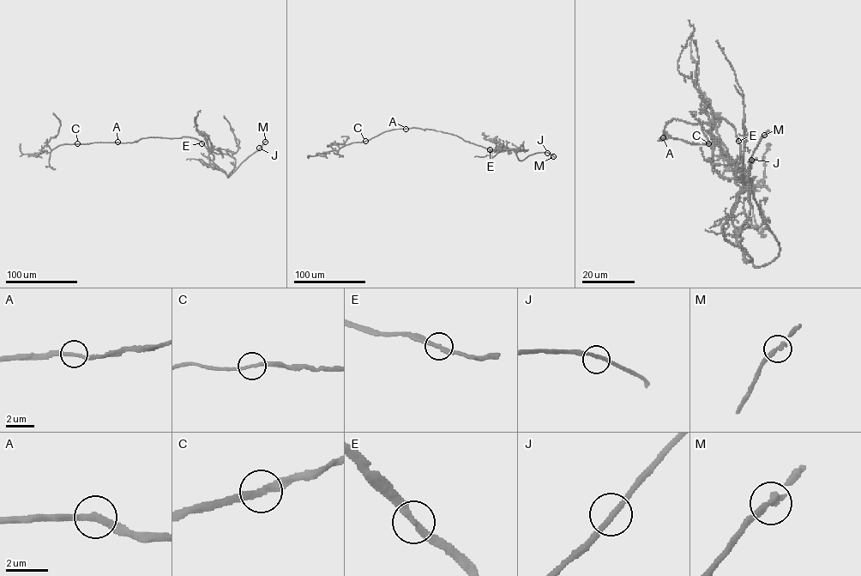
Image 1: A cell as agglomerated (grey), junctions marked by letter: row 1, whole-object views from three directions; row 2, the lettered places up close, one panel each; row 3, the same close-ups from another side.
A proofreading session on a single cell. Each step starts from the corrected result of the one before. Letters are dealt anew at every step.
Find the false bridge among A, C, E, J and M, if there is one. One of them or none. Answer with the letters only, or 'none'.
none

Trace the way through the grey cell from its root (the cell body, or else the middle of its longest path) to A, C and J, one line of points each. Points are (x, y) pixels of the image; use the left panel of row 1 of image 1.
A: (163, 137), (117, 142)
C: (163, 137), (141, 138), (132, 142), (77, 143)
J: (163, 137), (198, 139), (209, 151), (209, 161), (224, 170), (228, 178), (259, 148)

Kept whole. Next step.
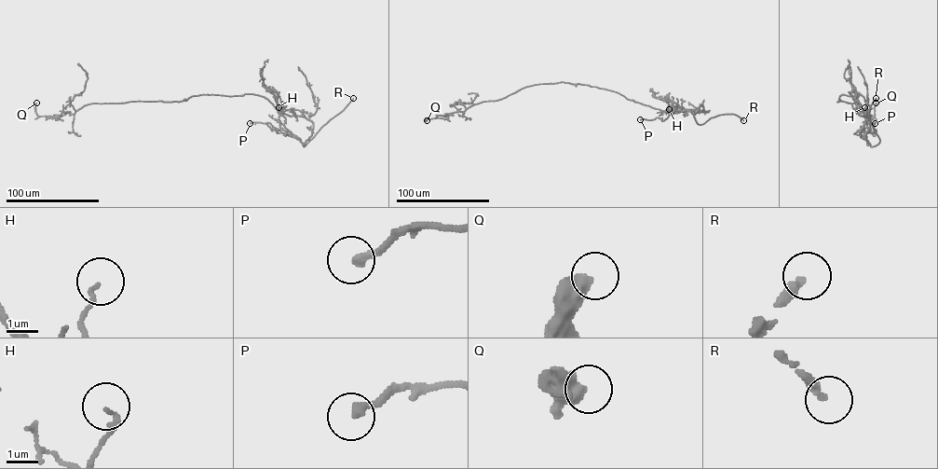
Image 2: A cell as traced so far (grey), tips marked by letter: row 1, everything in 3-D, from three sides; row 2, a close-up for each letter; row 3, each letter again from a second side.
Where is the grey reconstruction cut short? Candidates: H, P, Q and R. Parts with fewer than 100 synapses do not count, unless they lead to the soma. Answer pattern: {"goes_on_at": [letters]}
{"goes_on_at": ["R"]}

